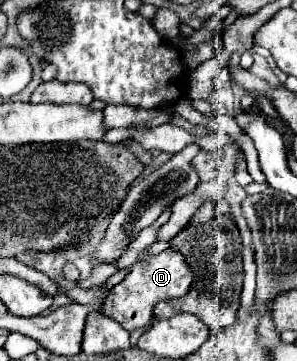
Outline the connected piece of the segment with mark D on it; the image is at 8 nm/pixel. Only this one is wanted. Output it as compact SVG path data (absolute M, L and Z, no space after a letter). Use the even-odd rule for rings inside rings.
M145 248L145 250L141 250L137 262L133 266L129 266L129 272L125 274L123 282L119 282L117 286L111 288L101 312L103 312L103 316L117 320L129 332L147 328L151 324L151 320L155 318L155 314L153 314L155 304L165 298L185 296L191 288L191 282L193 282L193 270L187 264L185 256L179 254L175 248L167 248L159 254L149 254L149 248Z

